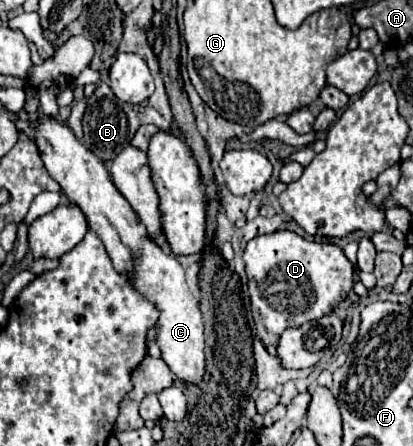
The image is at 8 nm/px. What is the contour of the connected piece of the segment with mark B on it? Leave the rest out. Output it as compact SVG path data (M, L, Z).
M100 82L96 86L94 94L88 98L88 106L86 106L82 124L84 124L84 146L88 146L102 160L114 160L128 146L128 142L132 140L132 136L136 134L136 130L142 124L154 124L162 132L180 136L178 126L172 124L172 122L168 122L164 116L160 116L158 110L154 110L154 108L142 108L142 106L134 106L134 104L116 100L114 94L112 94L112 90L110 90L110 86L104 84L104 82Z

